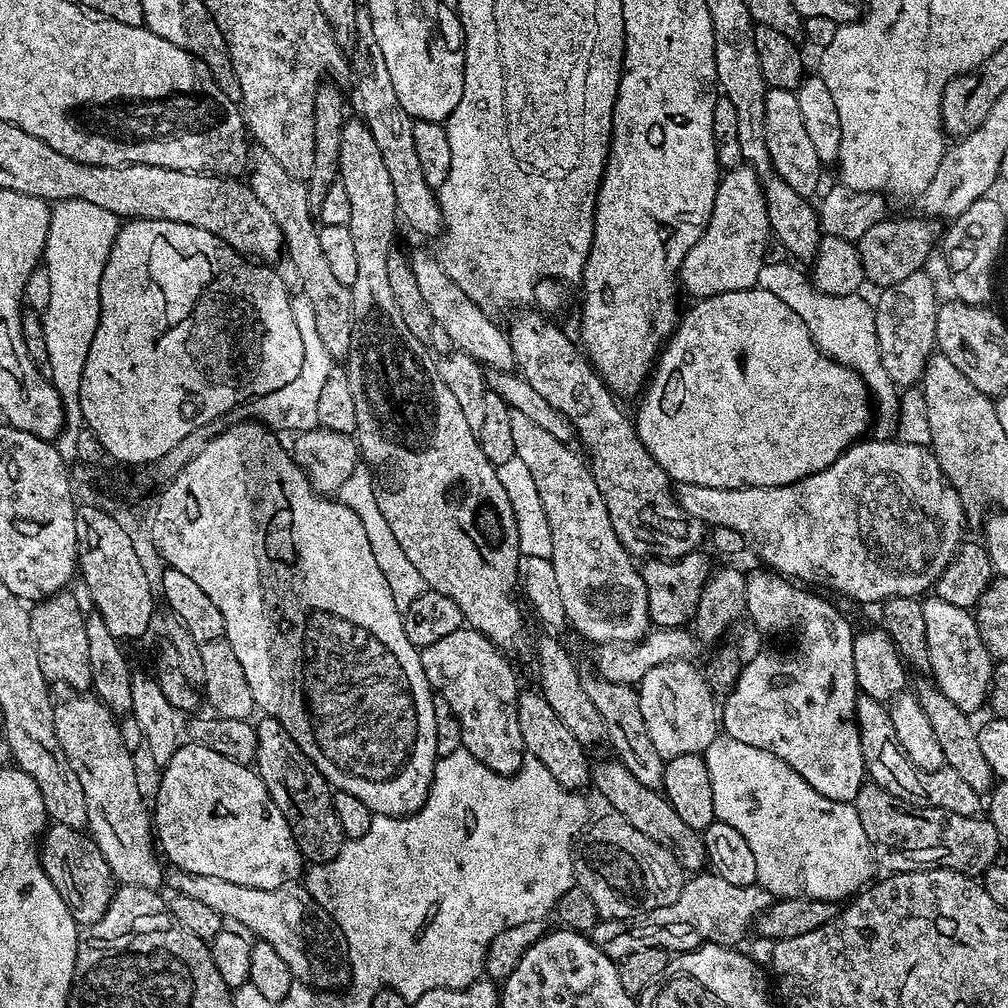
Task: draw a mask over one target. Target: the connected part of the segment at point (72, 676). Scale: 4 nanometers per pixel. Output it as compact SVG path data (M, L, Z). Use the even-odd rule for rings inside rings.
M72 590L55 592L45 600L35 601L30 608L30 630L34 634L34 646L38 650L38 666L42 666L42 674L49 682L65 680L69 689L84 690L92 683L90 678L90 658L86 643L85 609L80 609L80 600Z

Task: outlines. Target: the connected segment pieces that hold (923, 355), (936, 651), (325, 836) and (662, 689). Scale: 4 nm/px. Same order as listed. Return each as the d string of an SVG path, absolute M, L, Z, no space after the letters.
M921 270L883 289L874 300L877 326L877 348L881 365L894 384L901 389L917 383L924 375L928 357L936 348L936 284Z
M935 598L926 599L921 603L922 618L926 624L926 646L928 647L928 668L932 672L931 679L946 698L967 714L974 714L981 707L985 707L988 699L988 690L992 681L992 670L994 667L993 657L988 655L988 648L976 628L975 615L967 608L950 606L950 602L942 602Z
M261 715L259 719L260 721L256 720L254 724L258 738L254 771L262 778L270 798L274 798L274 806L278 806L278 810L282 810L282 818L286 818L286 822L294 834L294 842L305 861L312 864L325 864L327 860L334 859L346 843L342 822L338 822L338 814L334 810L332 801L334 789L328 783L328 779L318 770L318 766L314 766L311 758L298 746L298 742L294 742L294 738L290 738L290 734L286 730L286 726L282 726L282 722L266 715Z
M691 659L670 660L648 670L638 683L642 718L646 718L646 730L650 730L650 742L665 761L678 758L678 754L703 753L716 741L718 735L718 700L704 681L703 671L692 665Z

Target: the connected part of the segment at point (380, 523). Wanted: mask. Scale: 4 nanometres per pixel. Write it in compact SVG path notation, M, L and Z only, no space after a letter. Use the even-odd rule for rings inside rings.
M357 466L354 474L342 482L338 499L341 504L345 504L358 518L362 520L362 526L366 526L366 538L370 538L370 550L374 550L374 562L382 570L386 582L390 586L390 594L394 598L398 611L404 613L406 606L418 598L418 594L426 591L426 585L422 574L414 570L414 565L410 563L410 558L402 554L402 546L398 546L398 538L394 538L390 526L386 523L386 518L382 518L382 510L378 510L378 498L374 498L374 486L372 485L372 472L367 466Z

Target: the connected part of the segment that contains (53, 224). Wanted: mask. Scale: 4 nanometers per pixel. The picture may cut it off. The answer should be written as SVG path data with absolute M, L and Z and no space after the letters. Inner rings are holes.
M62 200L51 209L42 253L43 267L50 274L50 304L42 313L49 355L46 368L52 372L53 389L62 398L64 411L64 425L54 443L60 457L72 462L78 454L78 430L86 427L80 405L82 366L86 366L86 354L94 342L94 330L98 330L100 279L121 221L110 210L85 200Z

